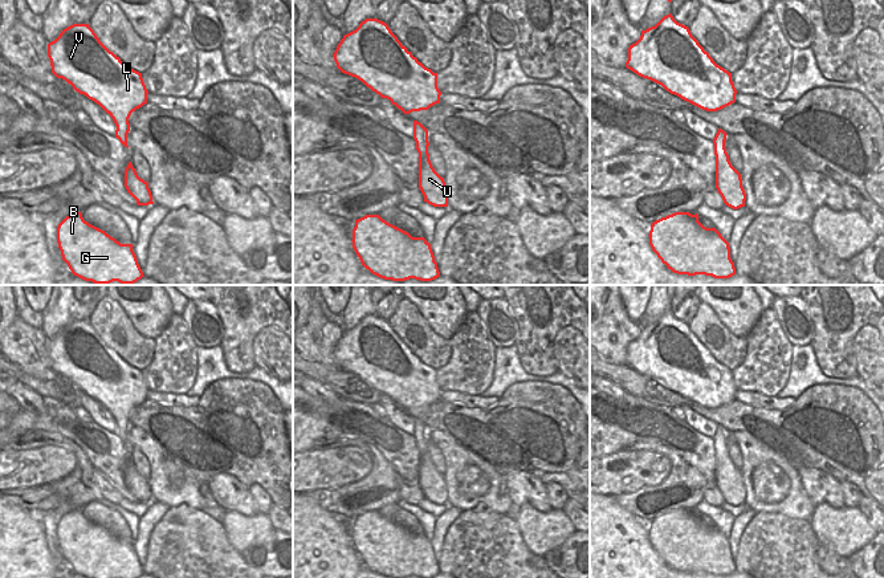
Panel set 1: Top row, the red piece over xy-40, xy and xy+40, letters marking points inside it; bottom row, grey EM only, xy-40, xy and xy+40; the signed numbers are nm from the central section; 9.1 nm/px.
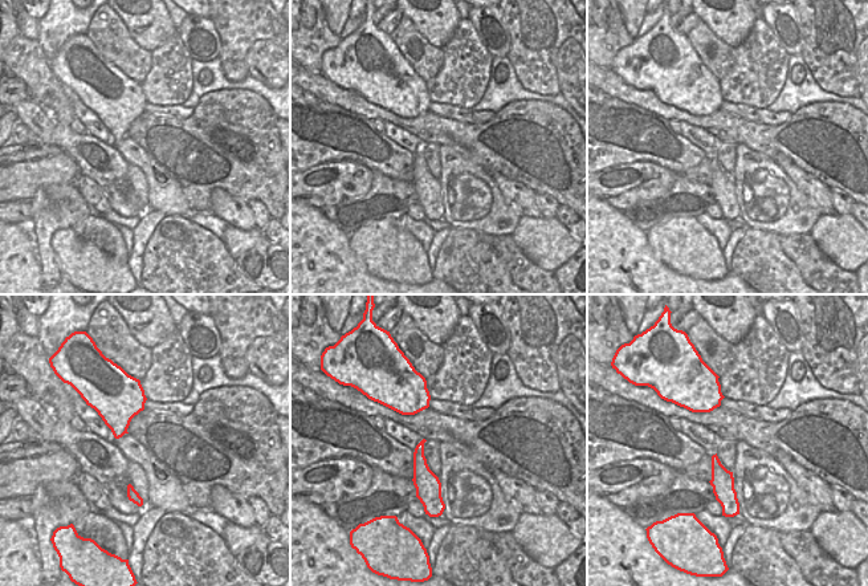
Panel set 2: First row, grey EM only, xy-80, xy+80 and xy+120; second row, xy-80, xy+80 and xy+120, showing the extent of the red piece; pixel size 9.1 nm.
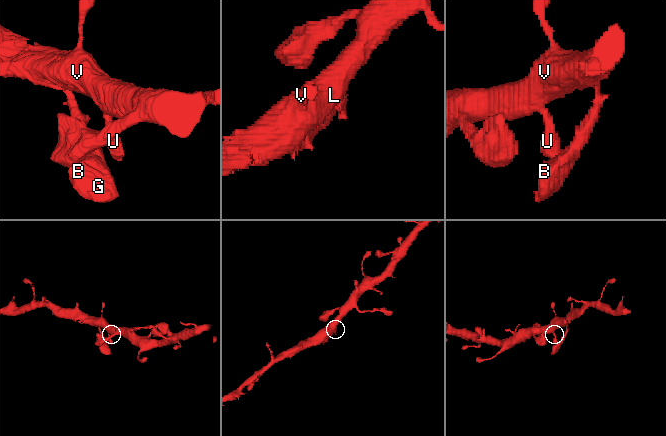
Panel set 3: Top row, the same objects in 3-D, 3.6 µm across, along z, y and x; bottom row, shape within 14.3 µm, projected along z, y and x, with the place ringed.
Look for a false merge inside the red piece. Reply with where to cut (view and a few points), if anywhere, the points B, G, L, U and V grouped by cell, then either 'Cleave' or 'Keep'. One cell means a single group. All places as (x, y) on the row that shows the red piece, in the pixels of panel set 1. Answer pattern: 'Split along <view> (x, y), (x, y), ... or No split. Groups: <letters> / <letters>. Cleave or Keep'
No split. Groups: B G L U V. Keep

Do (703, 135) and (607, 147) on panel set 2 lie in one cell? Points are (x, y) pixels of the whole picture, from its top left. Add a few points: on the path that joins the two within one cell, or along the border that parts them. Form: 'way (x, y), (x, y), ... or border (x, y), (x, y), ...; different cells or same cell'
border (681, 133), (706, 155); different cells

